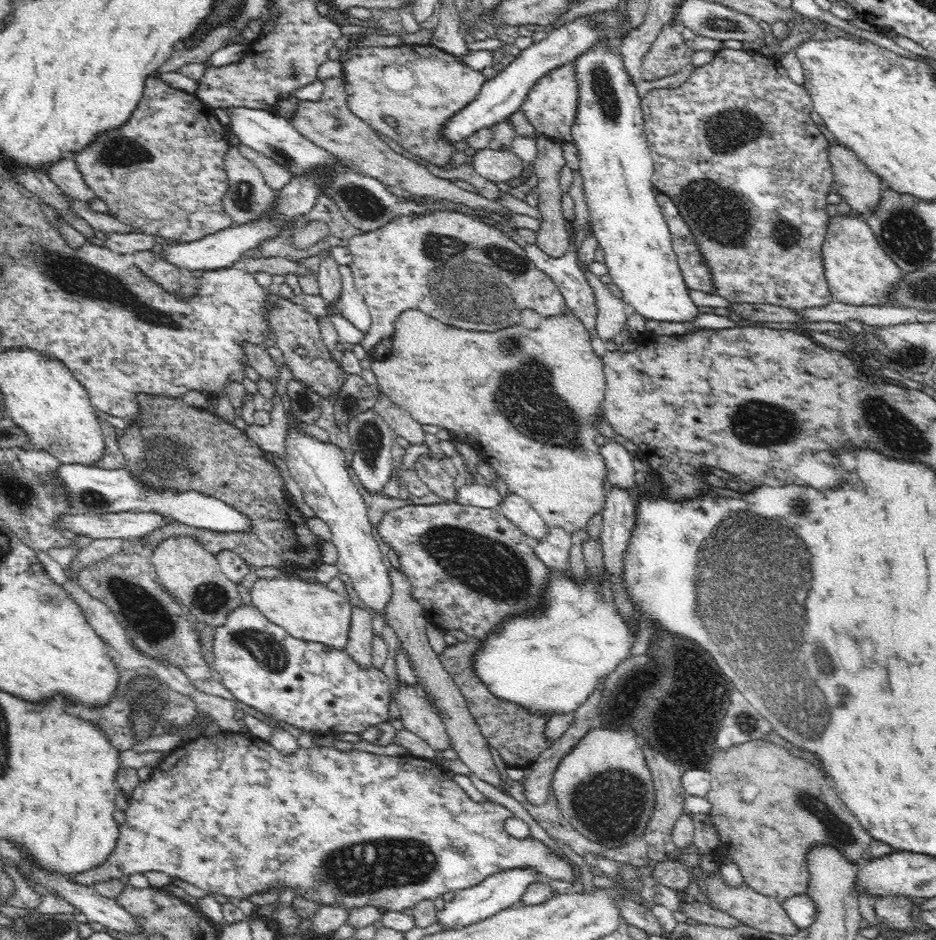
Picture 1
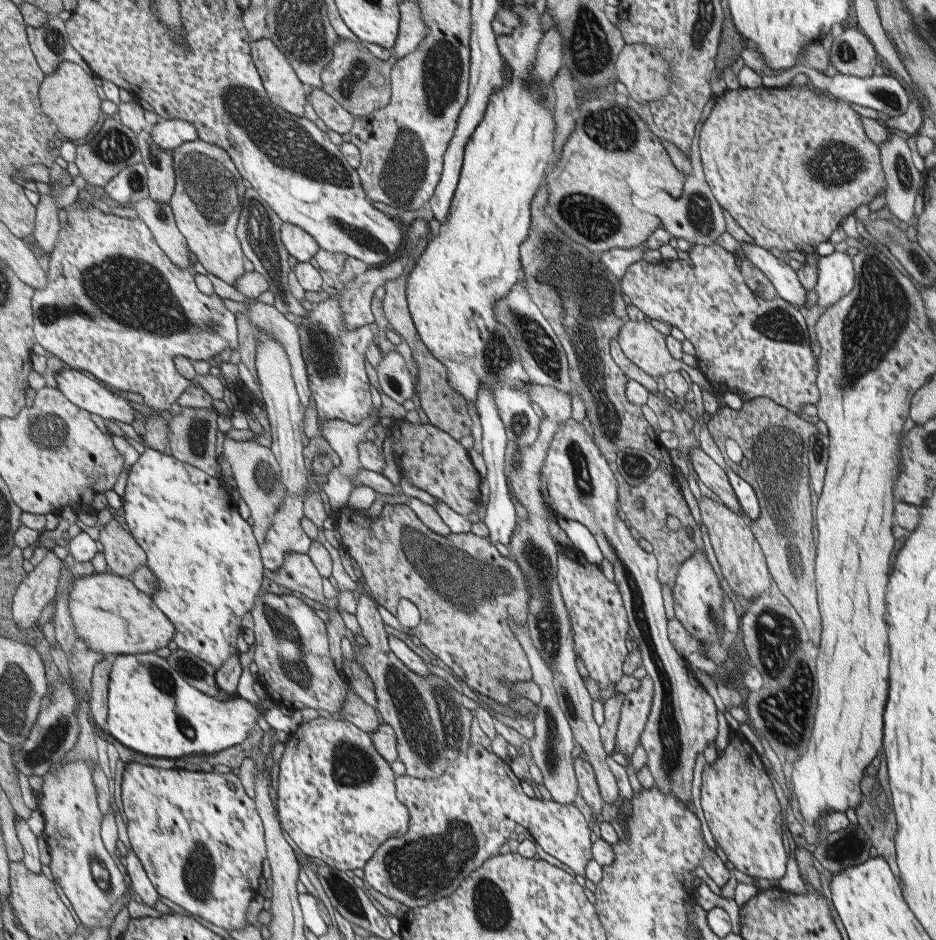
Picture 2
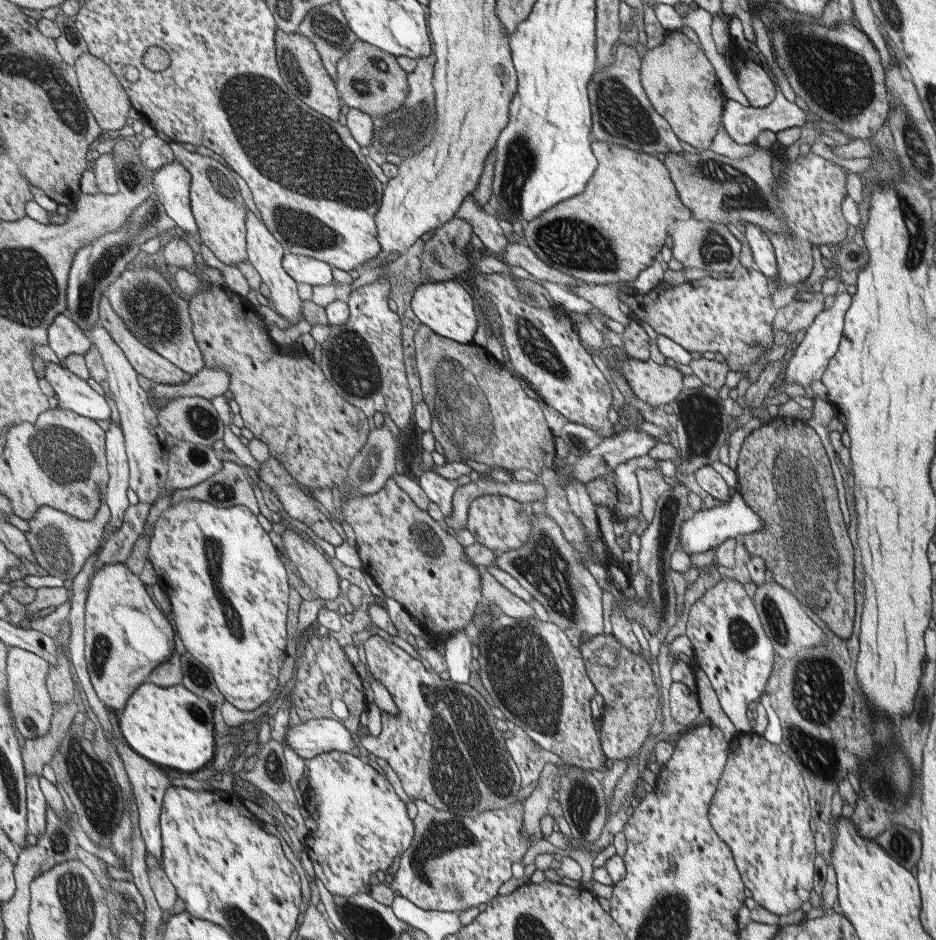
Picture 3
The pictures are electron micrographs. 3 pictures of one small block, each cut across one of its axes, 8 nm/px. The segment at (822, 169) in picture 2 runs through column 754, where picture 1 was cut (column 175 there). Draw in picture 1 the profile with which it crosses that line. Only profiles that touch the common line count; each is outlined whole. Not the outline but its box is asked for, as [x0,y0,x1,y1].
[64,76,232,243]

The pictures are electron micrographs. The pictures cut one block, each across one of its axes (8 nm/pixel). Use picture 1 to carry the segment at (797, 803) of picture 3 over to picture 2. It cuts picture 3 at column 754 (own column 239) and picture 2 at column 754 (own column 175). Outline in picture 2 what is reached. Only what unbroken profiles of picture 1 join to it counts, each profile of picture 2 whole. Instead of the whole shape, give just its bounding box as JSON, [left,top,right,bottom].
[701,737,786,881]

